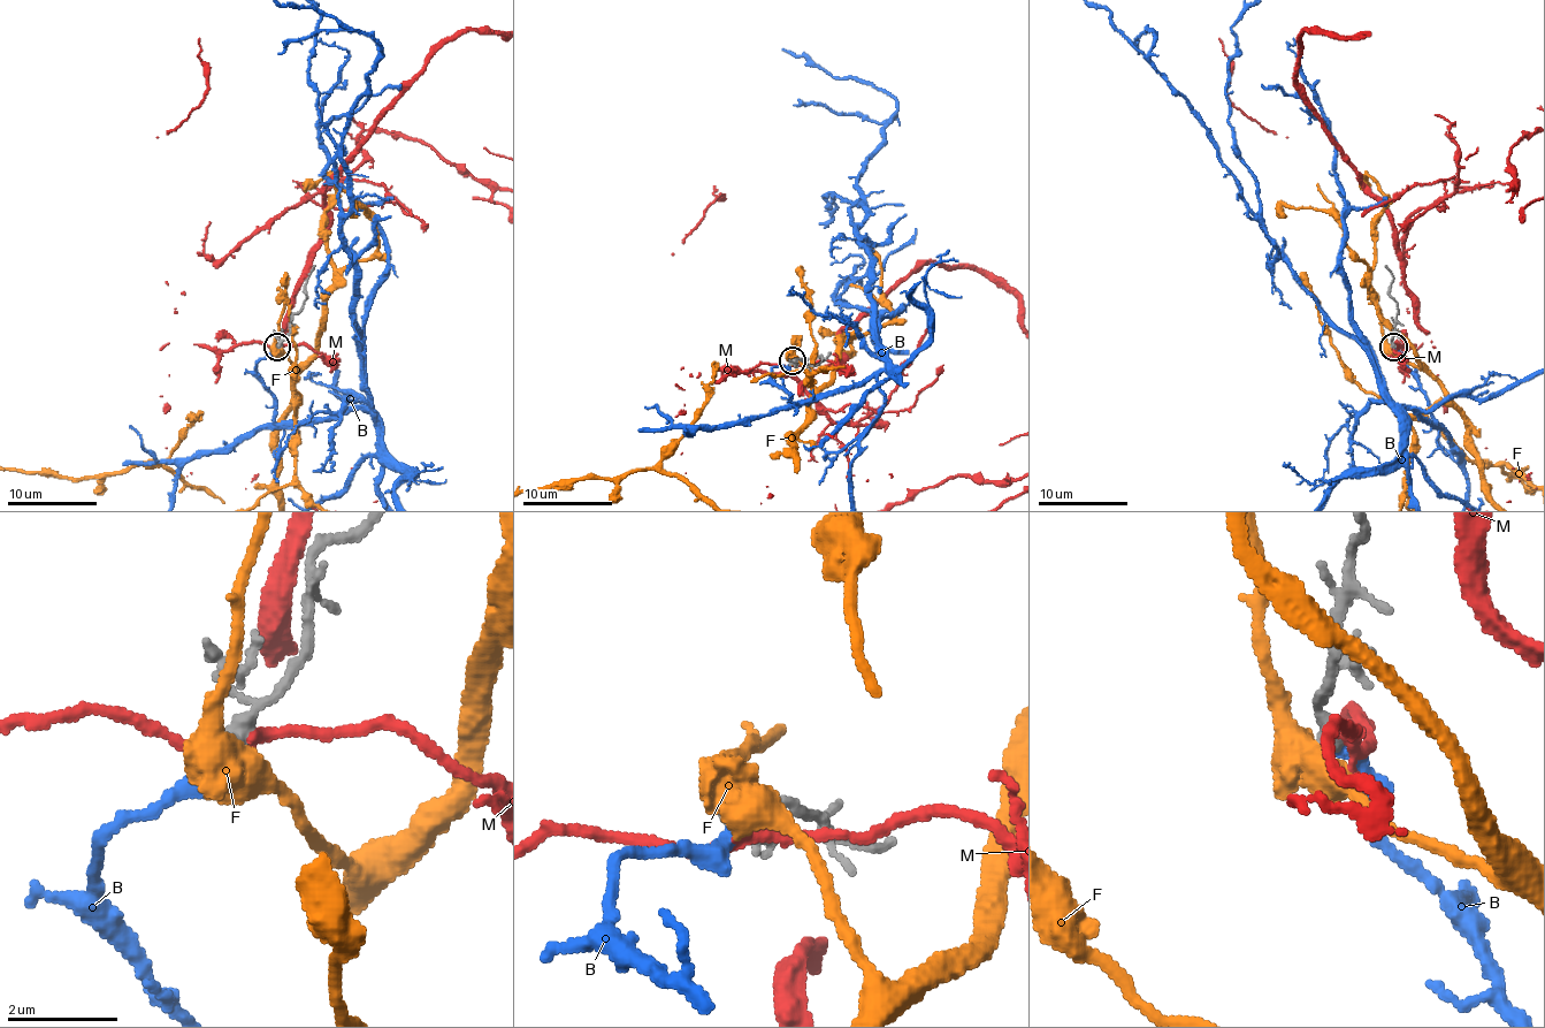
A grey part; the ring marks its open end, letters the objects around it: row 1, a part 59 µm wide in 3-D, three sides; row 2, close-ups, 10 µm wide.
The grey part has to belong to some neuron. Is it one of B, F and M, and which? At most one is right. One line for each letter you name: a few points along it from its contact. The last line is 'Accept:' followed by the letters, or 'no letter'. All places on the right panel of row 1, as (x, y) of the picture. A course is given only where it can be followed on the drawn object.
Accept: B

